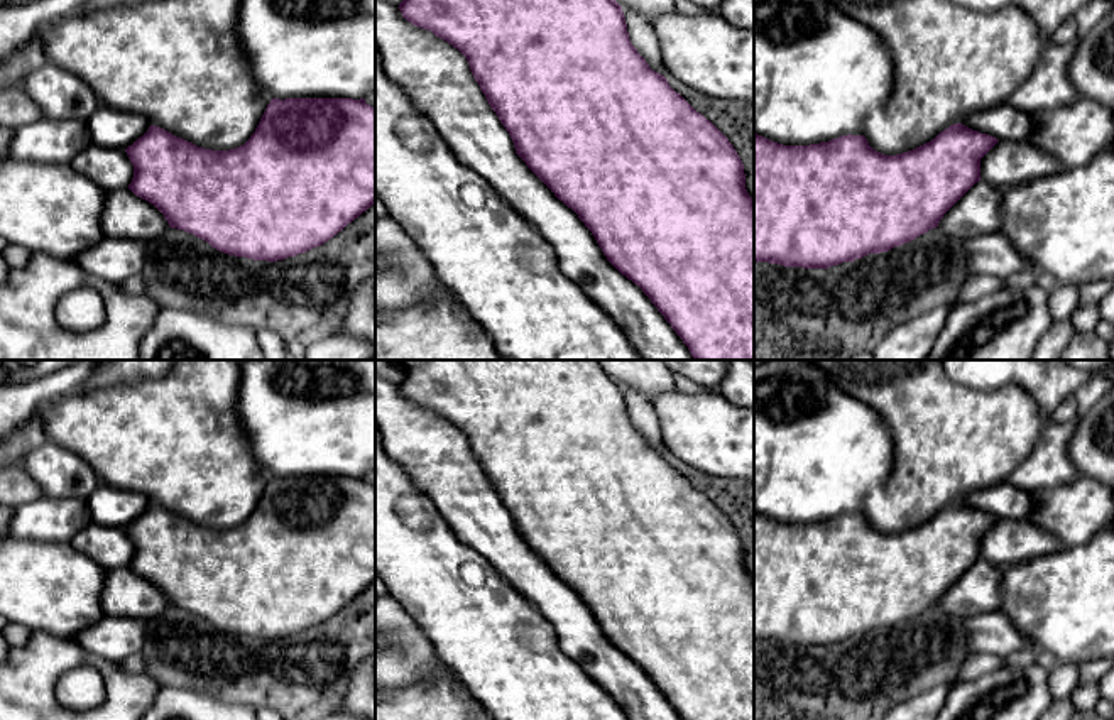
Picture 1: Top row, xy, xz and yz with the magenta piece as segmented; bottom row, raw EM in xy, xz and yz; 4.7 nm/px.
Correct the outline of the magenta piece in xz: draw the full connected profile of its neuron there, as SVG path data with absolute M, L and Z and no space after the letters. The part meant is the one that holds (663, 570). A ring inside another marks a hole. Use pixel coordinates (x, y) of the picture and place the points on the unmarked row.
M394 360L404 372L402 395L458 428L509 510L516 532L571 586L595 615L607 639L642 668L683 720L754 720L754 578L745 568L744 543L729 517L698 492L668 458L653 450L632 424L622 385L598 360Z

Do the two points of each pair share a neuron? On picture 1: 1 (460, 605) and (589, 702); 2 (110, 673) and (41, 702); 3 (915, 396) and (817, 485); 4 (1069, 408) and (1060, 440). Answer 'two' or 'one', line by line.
1: one
2: one
3: two
4: two

